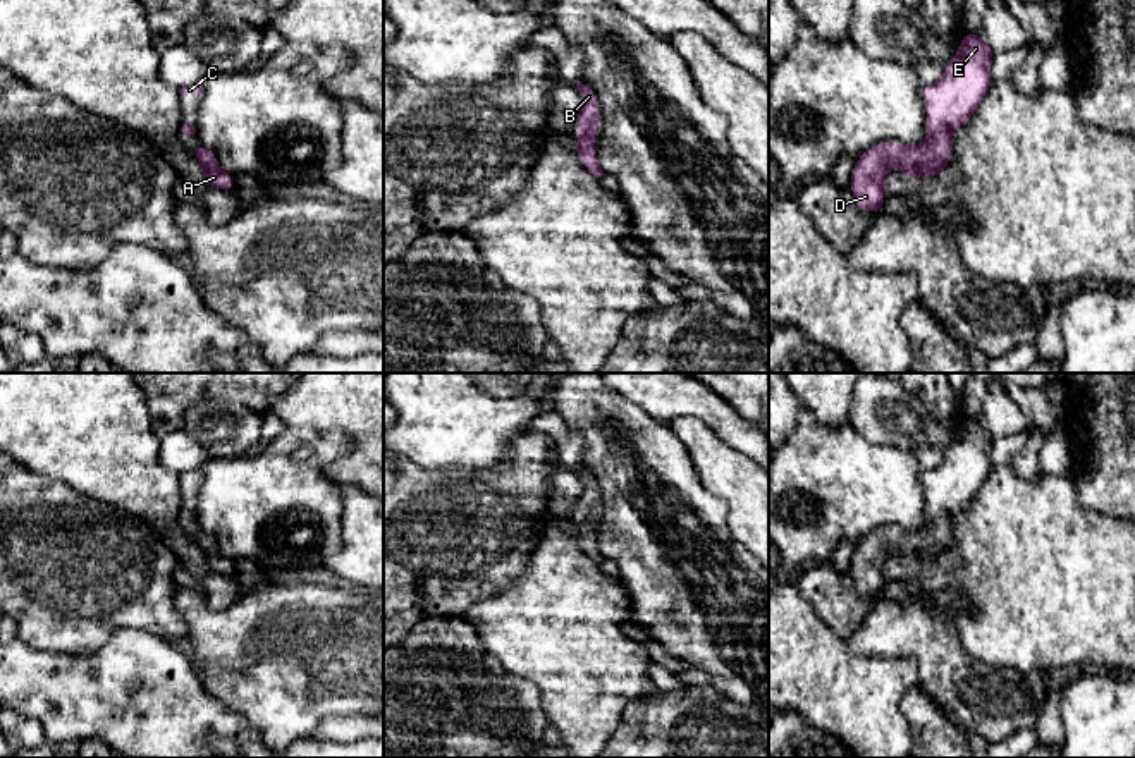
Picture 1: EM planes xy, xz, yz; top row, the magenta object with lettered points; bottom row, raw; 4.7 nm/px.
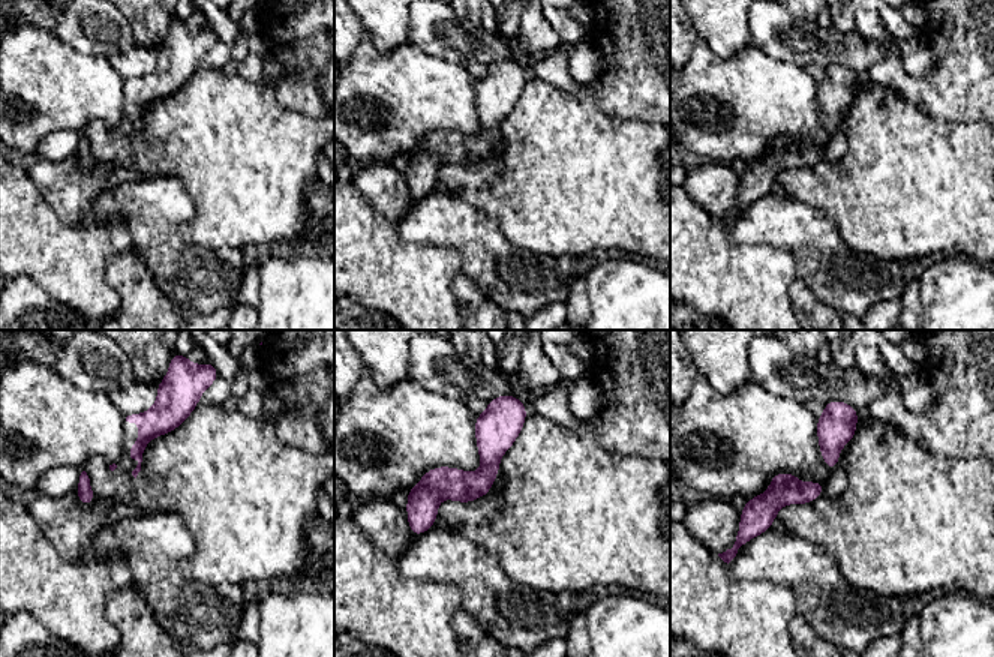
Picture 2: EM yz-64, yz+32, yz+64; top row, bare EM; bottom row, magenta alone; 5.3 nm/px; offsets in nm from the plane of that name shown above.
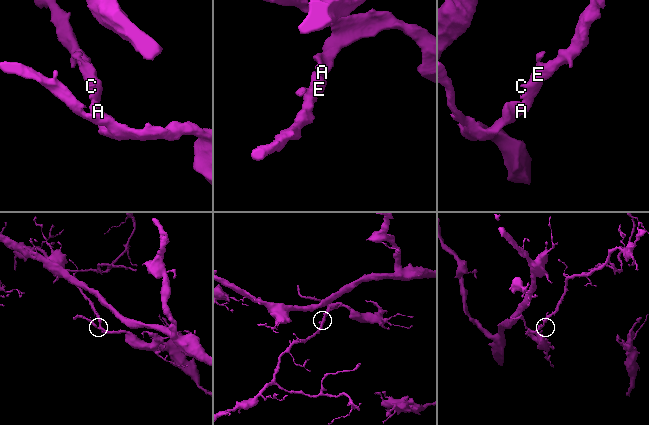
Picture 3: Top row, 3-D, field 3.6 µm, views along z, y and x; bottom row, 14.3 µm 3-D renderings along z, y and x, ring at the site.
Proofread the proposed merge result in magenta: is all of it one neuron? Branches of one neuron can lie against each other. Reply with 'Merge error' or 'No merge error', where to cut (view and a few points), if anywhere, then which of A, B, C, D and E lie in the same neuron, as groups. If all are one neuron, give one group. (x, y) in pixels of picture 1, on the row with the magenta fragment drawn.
No merge error. No split. Groups: A B C D E

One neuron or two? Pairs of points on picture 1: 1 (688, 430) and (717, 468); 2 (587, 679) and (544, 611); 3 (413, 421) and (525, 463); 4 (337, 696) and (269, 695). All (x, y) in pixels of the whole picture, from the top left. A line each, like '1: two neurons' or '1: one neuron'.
1: one neuron
2: one neuron
3: two neurons
4: one neuron

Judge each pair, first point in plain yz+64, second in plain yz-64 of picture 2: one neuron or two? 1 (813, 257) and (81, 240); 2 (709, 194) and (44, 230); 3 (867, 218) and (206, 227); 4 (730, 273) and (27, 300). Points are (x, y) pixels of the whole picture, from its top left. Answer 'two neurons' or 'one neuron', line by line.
1: two neurons
2: two neurons
3: one neuron
4: two neurons

